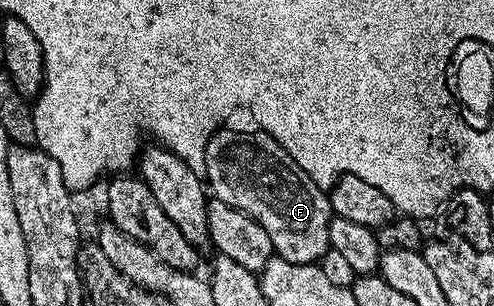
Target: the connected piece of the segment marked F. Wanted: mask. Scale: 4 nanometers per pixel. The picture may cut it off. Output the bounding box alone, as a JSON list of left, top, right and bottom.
[204,130,332,264]

